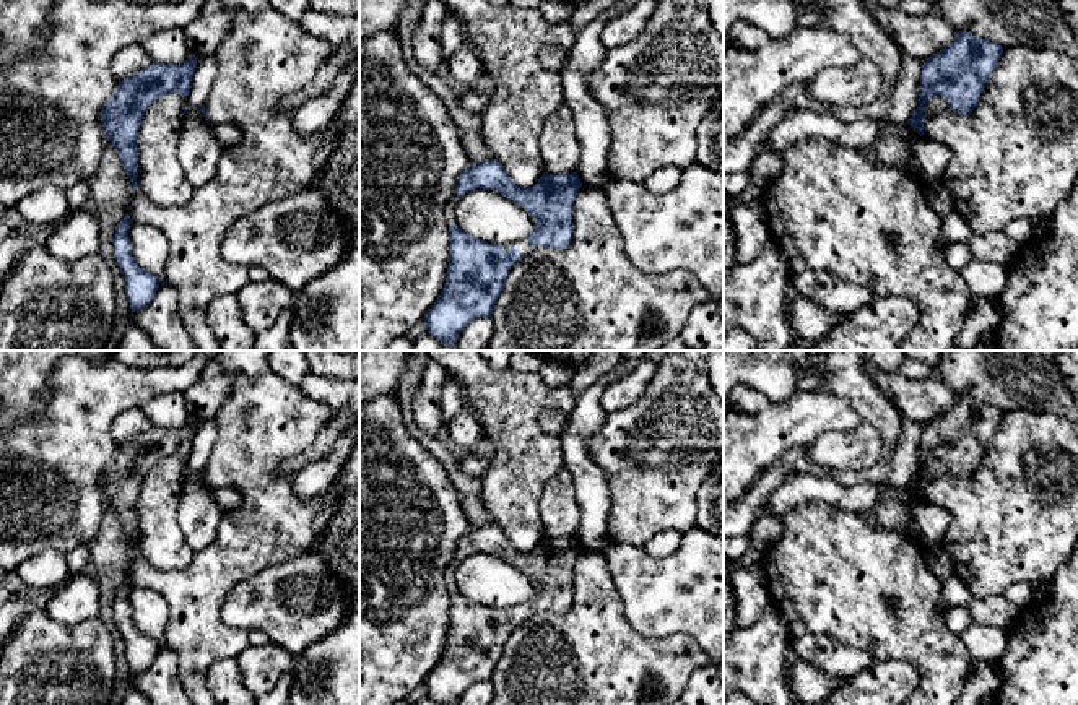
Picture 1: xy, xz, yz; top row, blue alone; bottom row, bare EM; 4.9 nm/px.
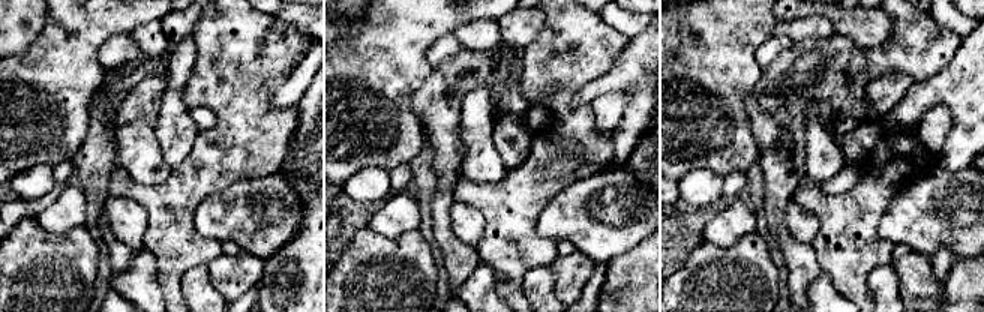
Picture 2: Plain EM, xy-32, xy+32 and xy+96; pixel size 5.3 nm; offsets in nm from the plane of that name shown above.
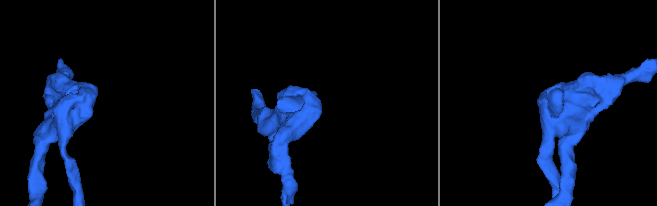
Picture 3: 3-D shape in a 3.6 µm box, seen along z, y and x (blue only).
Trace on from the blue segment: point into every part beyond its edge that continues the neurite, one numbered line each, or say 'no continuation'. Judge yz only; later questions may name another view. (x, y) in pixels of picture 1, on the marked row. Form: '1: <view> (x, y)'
no continuation

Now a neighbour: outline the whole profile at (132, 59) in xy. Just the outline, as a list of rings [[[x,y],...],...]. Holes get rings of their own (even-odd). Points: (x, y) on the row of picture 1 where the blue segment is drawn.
[[[132,44],[115,54],[111,71],[117,80],[124,80],[153,63],[153,57],[140,44]]]

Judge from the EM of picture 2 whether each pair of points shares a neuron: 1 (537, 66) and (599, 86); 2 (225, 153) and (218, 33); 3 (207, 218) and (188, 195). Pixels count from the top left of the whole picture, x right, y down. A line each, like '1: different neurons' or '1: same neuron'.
1: different neurons
2: same neuron
3: different neurons

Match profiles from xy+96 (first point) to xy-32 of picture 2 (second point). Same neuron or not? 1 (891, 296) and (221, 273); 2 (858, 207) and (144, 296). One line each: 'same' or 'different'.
1: different
2: different

